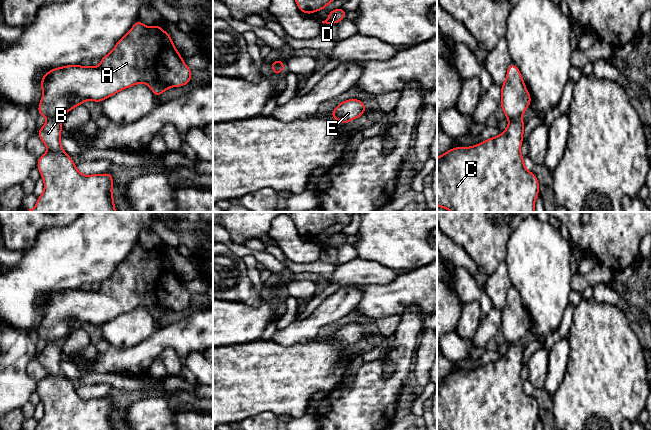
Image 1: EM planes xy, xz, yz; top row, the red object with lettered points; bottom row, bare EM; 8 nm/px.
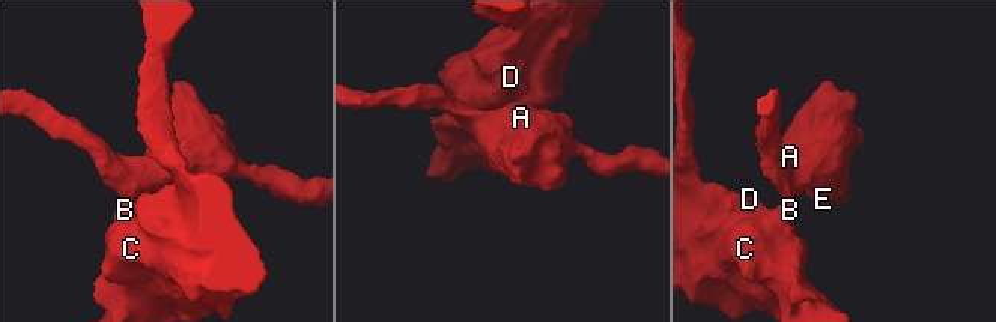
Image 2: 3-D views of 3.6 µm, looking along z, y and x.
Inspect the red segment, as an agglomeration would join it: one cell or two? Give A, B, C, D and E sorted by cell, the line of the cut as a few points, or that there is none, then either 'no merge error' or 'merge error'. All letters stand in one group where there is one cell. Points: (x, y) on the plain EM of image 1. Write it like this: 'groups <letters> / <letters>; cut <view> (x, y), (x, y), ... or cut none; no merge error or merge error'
groups A E / B C D; cut xy (48, 342), (60, 343); merge error

